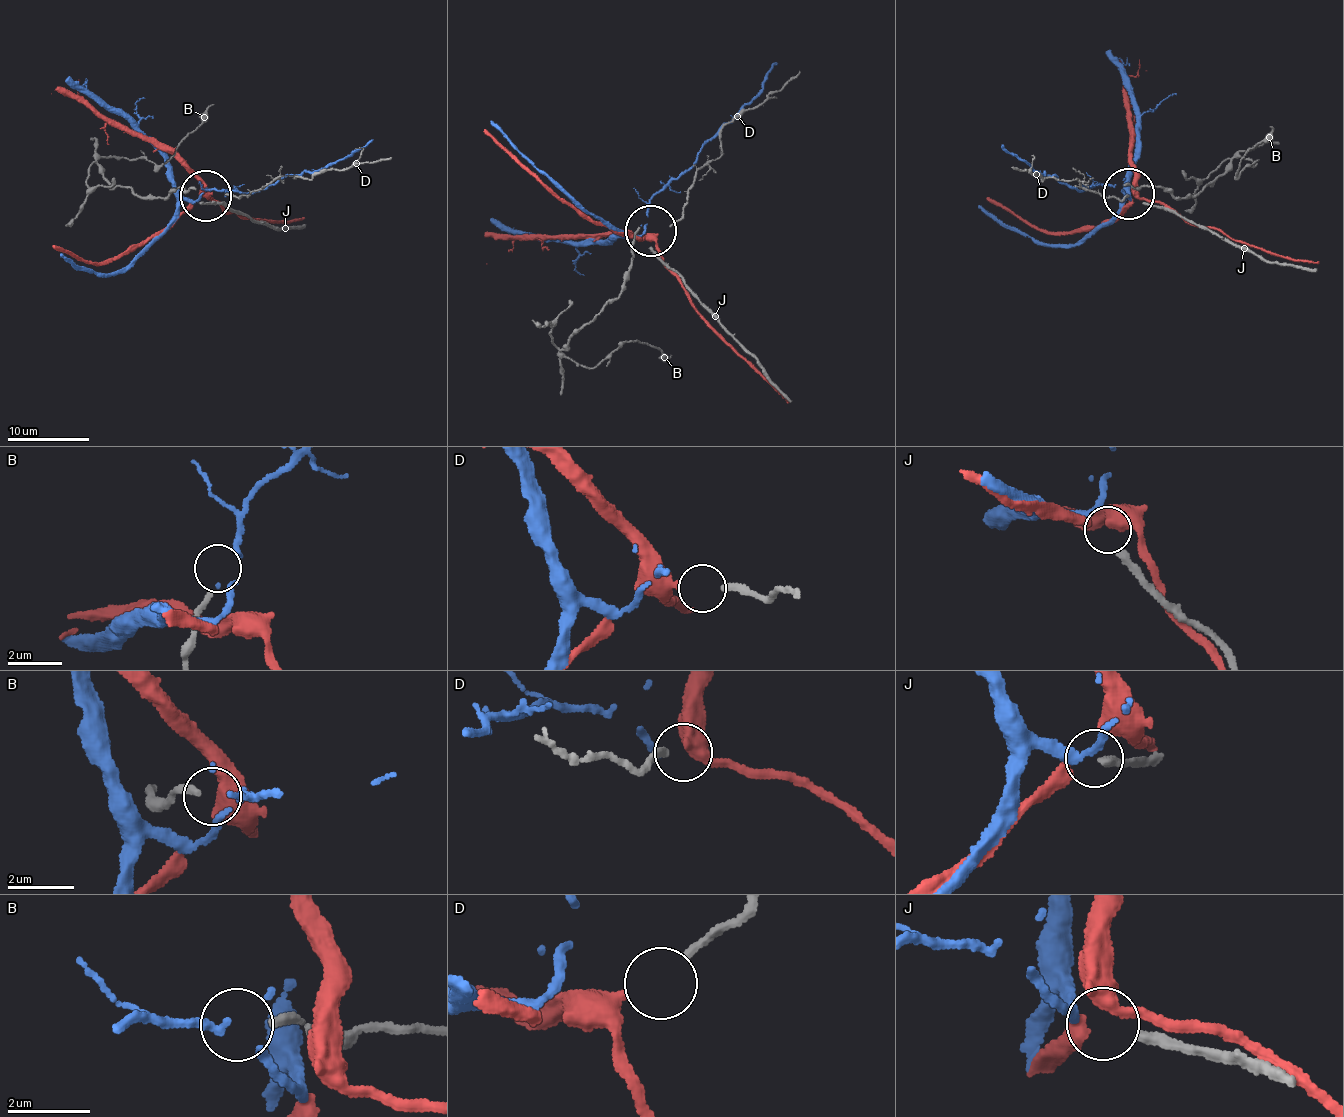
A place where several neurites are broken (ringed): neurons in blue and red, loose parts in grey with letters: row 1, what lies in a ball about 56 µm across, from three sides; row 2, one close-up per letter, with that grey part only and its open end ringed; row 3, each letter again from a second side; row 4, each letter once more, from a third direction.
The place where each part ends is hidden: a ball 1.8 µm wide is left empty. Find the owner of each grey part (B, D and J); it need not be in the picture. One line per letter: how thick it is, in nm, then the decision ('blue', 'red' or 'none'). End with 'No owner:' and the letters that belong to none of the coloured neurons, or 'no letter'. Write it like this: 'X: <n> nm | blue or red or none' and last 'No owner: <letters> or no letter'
B: 200 nm | none
D: 190 nm | red
J: 240 nm | blue
No owner: B

